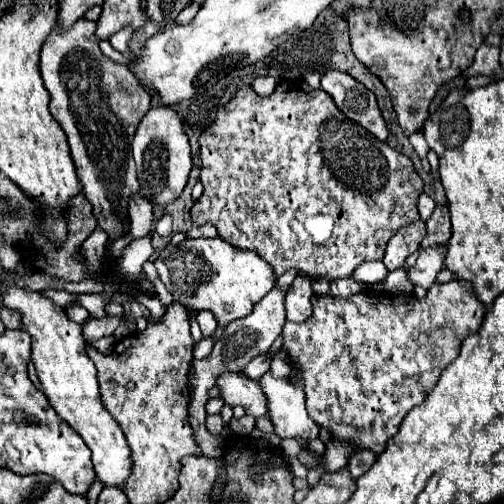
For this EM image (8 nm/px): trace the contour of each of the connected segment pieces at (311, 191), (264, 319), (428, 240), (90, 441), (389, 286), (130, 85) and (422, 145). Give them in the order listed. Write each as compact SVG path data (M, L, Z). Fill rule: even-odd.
M283 80L281 84L277 84L273 94L269 94L265 98L257 96L251 86L239 88L237 94L233 96L233 100L217 110L215 122L199 136L199 146L201 146L199 158L203 158L201 160L203 196L199 200L195 200L193 208L191 208L193 224L195 226L203 226L203 224L217 226L219 236L225 242L229 242L235 248L255 250L269 264L273 264L277 276L281 276L289 268L295 268L295 270L299 270L299 274L303 274L311 280L325 278L325 280L331 282L331 280L337 280L337 278L349 278L351 272L359 264L371 262L371 260L383 260L383 252L387 248L389 238L401 226L407 226L407 224L411 224L419 218L417 198L423 192L423 180L415 172L411 160L405 154L393 150L389 144L371 136L371 132L367 132L365 128L361 128L359 124L349 120L347 116L343 116L343 112L335 106L335 102L331 100L331 96L327 92L323 92L321 88L319 90L311 88L305 80Z
M273 288L259 304L255 304L255 308L249 316L245 316L241 320L235 320L225 328L223 336L215 342L215 348L207 358L193 360L193 364L191 364L191 372L189 372L189 382L191 382L189 420L191 420L191 426L195 430L197 444L201 446L201 450L207 458L215 460L215 458L221 458L225 454L225 444L219 442L219 436L209 434L207 428L205 428L205 418L207 418L205 404L209 400L207 392L215 386L215 376L219 376L219 372L243 372L243 368L249 364L249 360L253 360L259 354L269 352L271 344L281 336L281 330L283 330L283 324L285 324L285 320L283 320L285 318L283 300L285 300L285 288Z
M437 204L431 218L427 220L427 236L421 242L421 248L433 248L447 244L451 234L451 220L449 208L445 204Z
M17 286L1 290L3 306L19 310L23 314L21 330L31 334L31 352L37 368L37 376L43 386L43 394L47 396L53 410L83 438L83 442L91 450L91 460L95 466L97 478L105 486L123 488L131 470L133 456L131 448L125 440L123 430L115 422L115 418L103 408L97 386L97 370L91 358L85 352L85 340L81 336L81 324L75 324L67 318L65 310L53 304L49 298L43 298L39 292L23 290Z
M397 268L397 270L389 272L387 278L383 280L383 290L385 292L391 292L391 294L405 294L405 292L411 292L413 286L407 280L405 270L403 268Z
M85 18L77 20L69 30L59 28L59 24L51 30L51 34L47 36L41 48L39 68L41 68L45 88L51 96L49 110L69 138L71 156L73 156L83 192L87 200L93 204L95 216L99 218L99 228L107 232L109 240L115 240L119 238L119 232L123 230L121 220L127 214L127 198L139 192L135 162L131 160L131 140L135 136L139 120L149 110L151 94L139 84L135 74L129 72L127 66L113 62L99 50L99 40L95 38L95 22L89 22Z
M413 132L413 134L409 136L409 142L413 144L413 148L415 148L415 152L419 154L419 158L425 158L425 156L427 156L429 146L427 146L427 142L425 142L425 138L423 138L421 132Z

